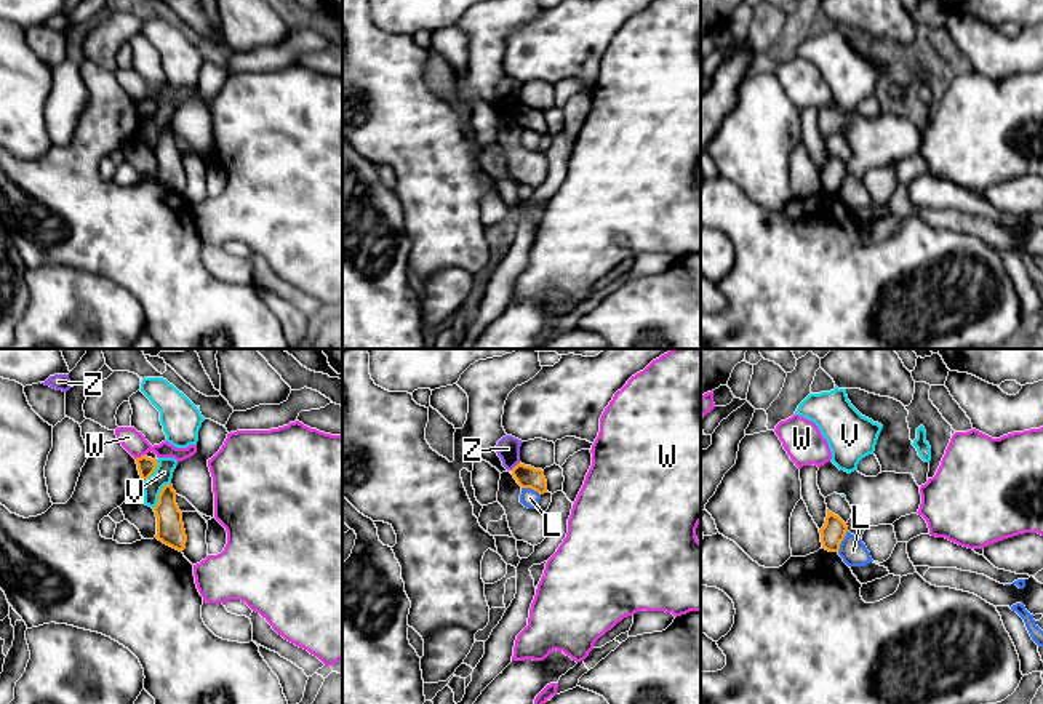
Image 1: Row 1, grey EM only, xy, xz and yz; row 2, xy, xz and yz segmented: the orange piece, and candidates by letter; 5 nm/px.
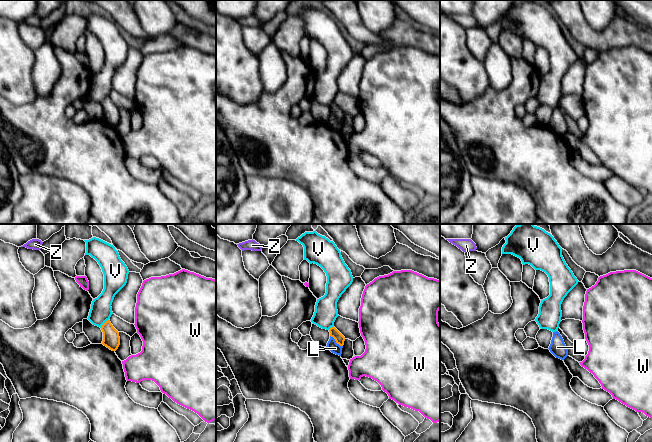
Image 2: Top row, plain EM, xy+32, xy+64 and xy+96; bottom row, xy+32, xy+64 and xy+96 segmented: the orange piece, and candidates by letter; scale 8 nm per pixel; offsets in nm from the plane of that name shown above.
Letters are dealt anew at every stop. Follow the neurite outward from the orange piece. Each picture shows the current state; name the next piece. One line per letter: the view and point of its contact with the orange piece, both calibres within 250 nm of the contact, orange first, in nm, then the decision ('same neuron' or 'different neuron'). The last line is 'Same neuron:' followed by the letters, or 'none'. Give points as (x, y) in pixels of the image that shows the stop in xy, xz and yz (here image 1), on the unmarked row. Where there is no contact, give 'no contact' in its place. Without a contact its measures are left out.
L: yz (842, 181) | 120/140 nm | different neuron
V: xy (159, 136) | 140/90 nm | different neuron
W: xy (141, 98) | 90/110 nm | different neuron
Z: xz (515, 108) | 110/120 nm | different neuron
Same neuron: none

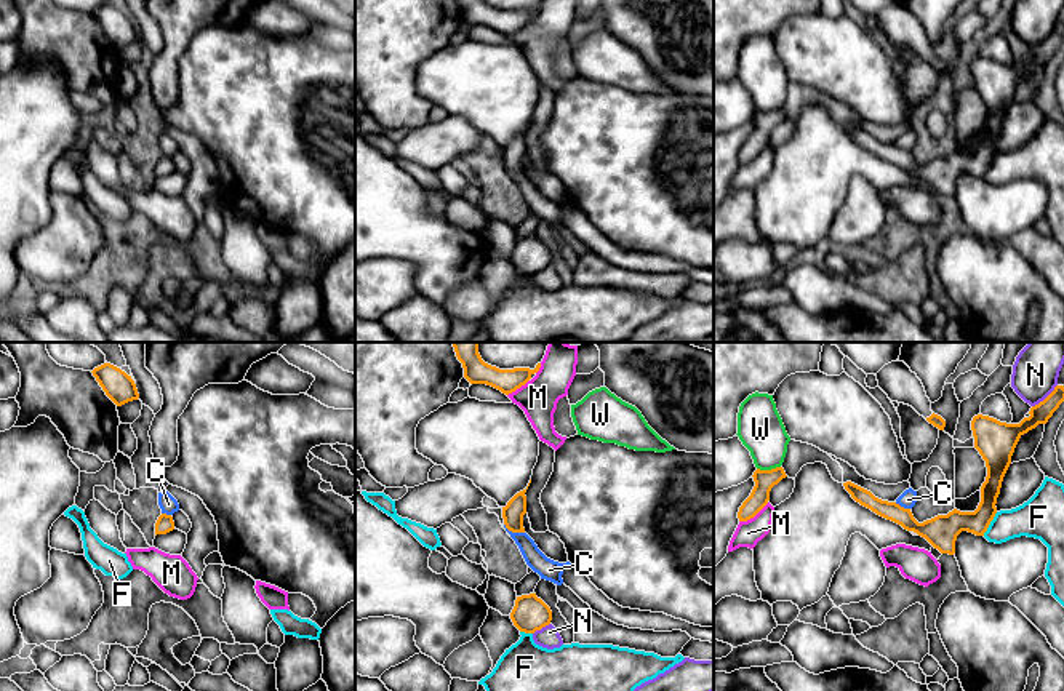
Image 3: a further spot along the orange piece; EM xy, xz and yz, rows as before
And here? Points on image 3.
C: xz (514, 173) | 110/100 nm | different neuron
F: yz (989, 165) | 160/200 nm | different neuron
M: yz (754, 157) | 100/130 nm | different neuron
N: yz (1047, 39) | 100/220 nm | different neuron
W: yz (768, 112) | 100/240 nm | different neuron
Same neuron: none

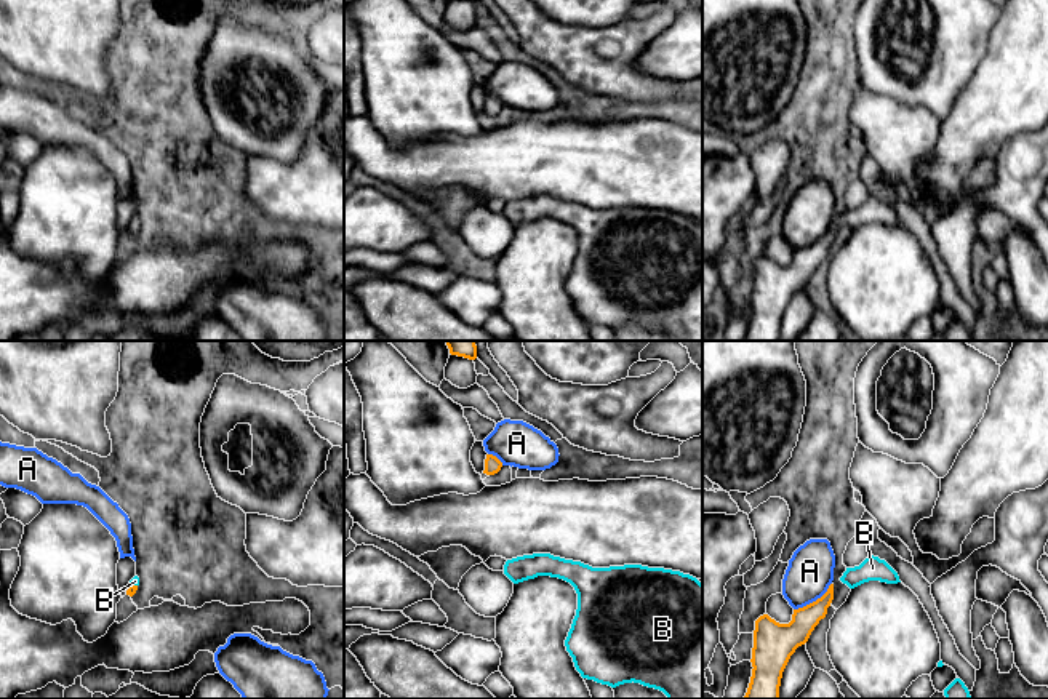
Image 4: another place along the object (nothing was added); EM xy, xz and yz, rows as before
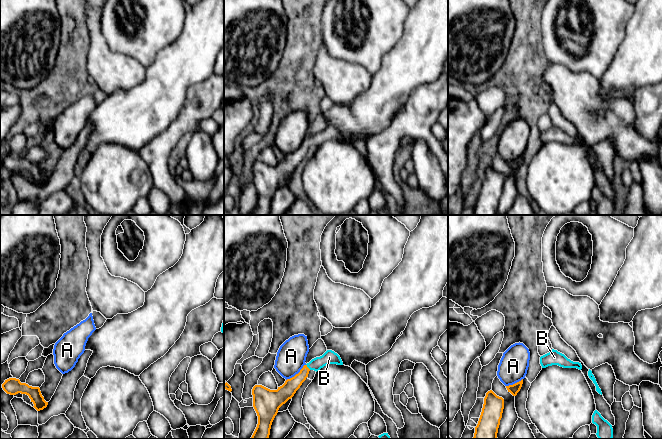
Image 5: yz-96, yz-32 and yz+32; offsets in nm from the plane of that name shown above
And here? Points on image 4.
A: yz (813, 243) | 170/240 nm | different neuron
B: xy (133, 227) | 50/50 nm | same neuron
Same neuron: B

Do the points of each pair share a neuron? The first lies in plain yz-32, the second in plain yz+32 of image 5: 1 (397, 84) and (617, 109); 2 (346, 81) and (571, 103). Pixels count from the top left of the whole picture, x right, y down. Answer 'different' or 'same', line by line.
1: different
2: same

